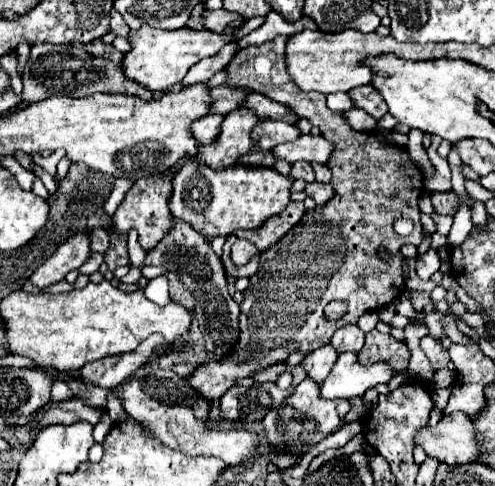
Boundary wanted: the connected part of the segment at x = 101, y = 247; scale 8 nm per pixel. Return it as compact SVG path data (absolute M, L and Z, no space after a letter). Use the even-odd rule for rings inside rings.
M94 229L94 231L90 231L90 237L92 237L92 241L90 241L92 251L104 255L104 253L110 249L110 237L108 237L108 233L106 233L104 229Z

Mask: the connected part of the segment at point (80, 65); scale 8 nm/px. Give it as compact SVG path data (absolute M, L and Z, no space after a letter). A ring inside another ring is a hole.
M36 43L32 45L30 59L24 71L24 93L22 101L42 101L52 95L68 95L68 97L88 97L94 93L126 93L136 95L140 99L152 99L154 91L138 85L136 81L128 81L122 71L122 63L114 63L106 57L94 57L76 45L52 45L52 43ZM28 75L40 75L40 85L36 79Z

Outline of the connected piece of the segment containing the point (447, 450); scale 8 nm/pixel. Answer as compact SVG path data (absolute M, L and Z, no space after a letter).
M464 413L446 415L434 427L420 427L414 435L414 445L446 465L462 465L476 459L472 419L464 417Z

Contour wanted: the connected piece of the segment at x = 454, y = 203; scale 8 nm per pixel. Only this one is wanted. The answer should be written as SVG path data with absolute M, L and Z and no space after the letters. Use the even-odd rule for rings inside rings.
M454 191L448 193L430 193L430 199L434 203L436 213L440 215L454 215L460 209L460 199Z

